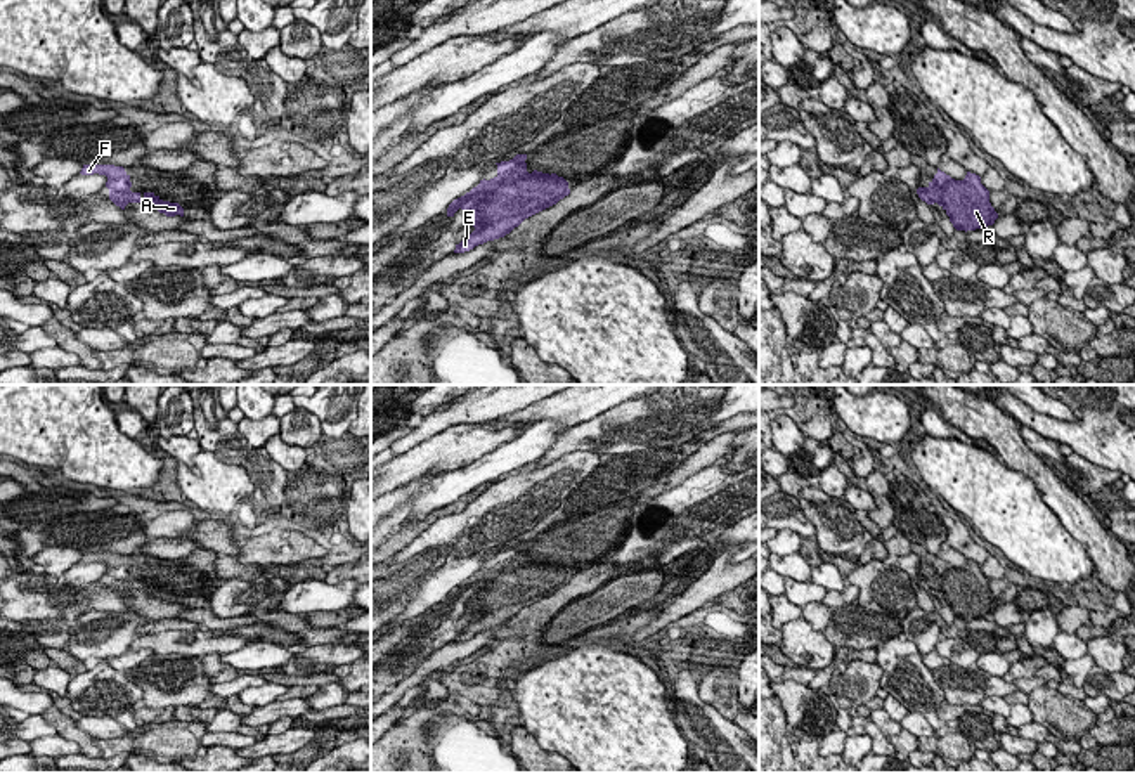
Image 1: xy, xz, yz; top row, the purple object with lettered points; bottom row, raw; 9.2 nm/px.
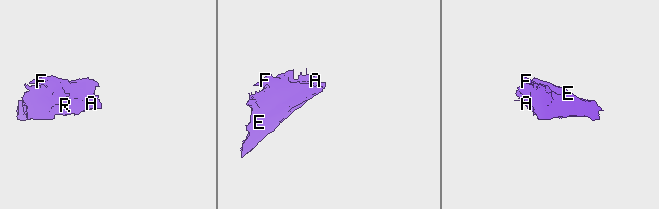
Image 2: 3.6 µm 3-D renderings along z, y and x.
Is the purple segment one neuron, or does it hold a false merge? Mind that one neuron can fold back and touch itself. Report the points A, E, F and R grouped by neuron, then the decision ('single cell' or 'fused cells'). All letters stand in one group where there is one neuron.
A E F R; single cell

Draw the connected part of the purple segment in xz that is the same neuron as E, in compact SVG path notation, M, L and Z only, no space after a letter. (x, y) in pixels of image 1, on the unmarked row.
M516 542L509 549L497 553L497 563L480 568L464 584L454 588L447 596L447 605L461 596L466 612L475 619L456 633L454 641L464 641L478 633L509 622L525 607L556 593L570 582L568 570L556 562L527 560L527 542Z

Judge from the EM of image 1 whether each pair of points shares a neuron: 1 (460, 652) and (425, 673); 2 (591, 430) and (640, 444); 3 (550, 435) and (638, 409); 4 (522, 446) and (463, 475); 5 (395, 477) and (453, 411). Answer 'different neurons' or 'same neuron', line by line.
1: same neuron
2: same neuron
3: different neurons
4: same neuron
5: different neurons

